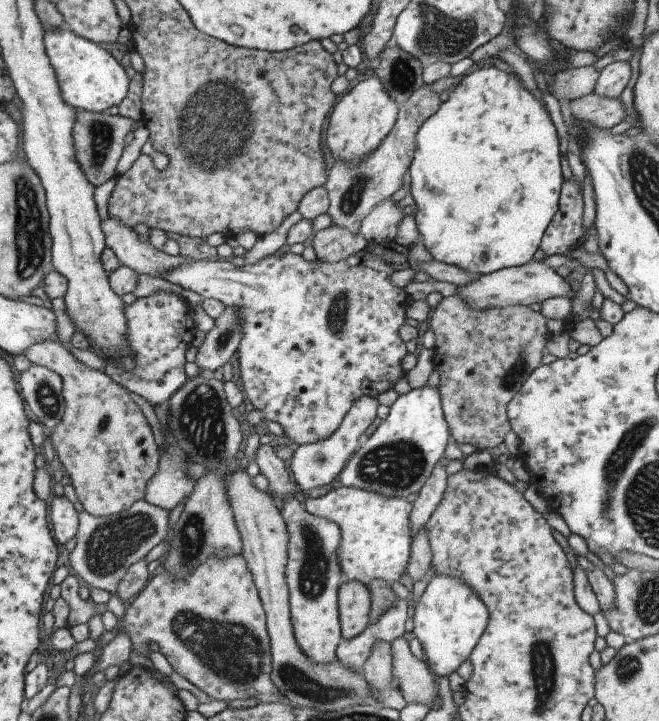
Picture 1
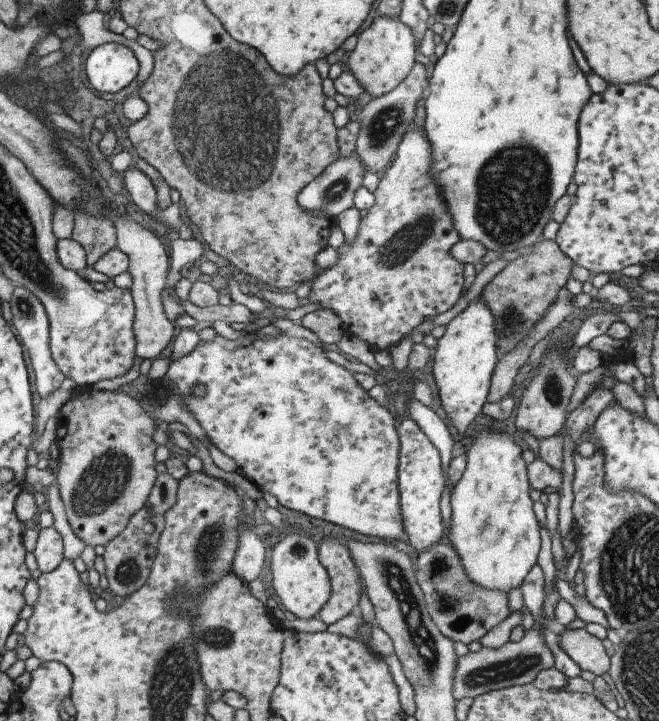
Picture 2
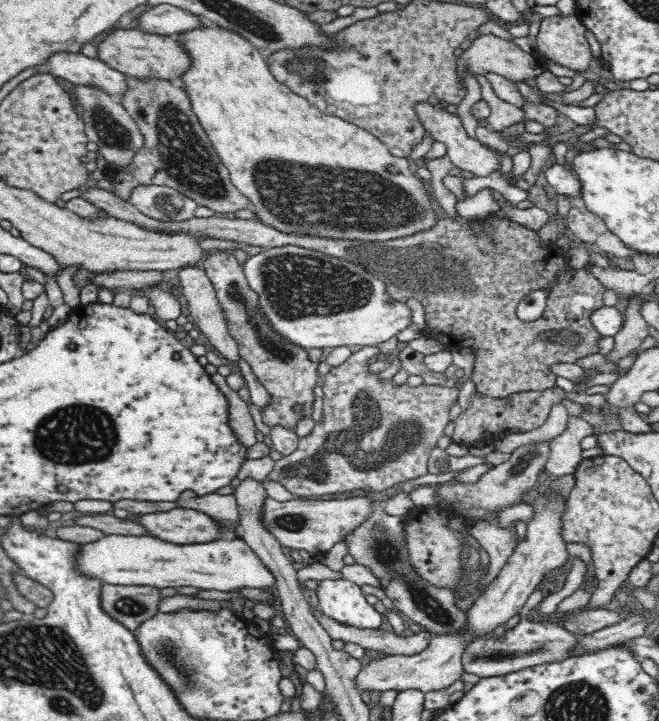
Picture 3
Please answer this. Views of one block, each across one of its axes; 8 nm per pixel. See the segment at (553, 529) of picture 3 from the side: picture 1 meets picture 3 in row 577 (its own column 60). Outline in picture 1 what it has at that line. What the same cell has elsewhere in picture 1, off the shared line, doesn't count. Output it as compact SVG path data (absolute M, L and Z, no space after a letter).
M54 496L49 506L49 524L53 538L59 544L65 544L69 538L75 536L77 530L77 513L73 504L64 496Z

